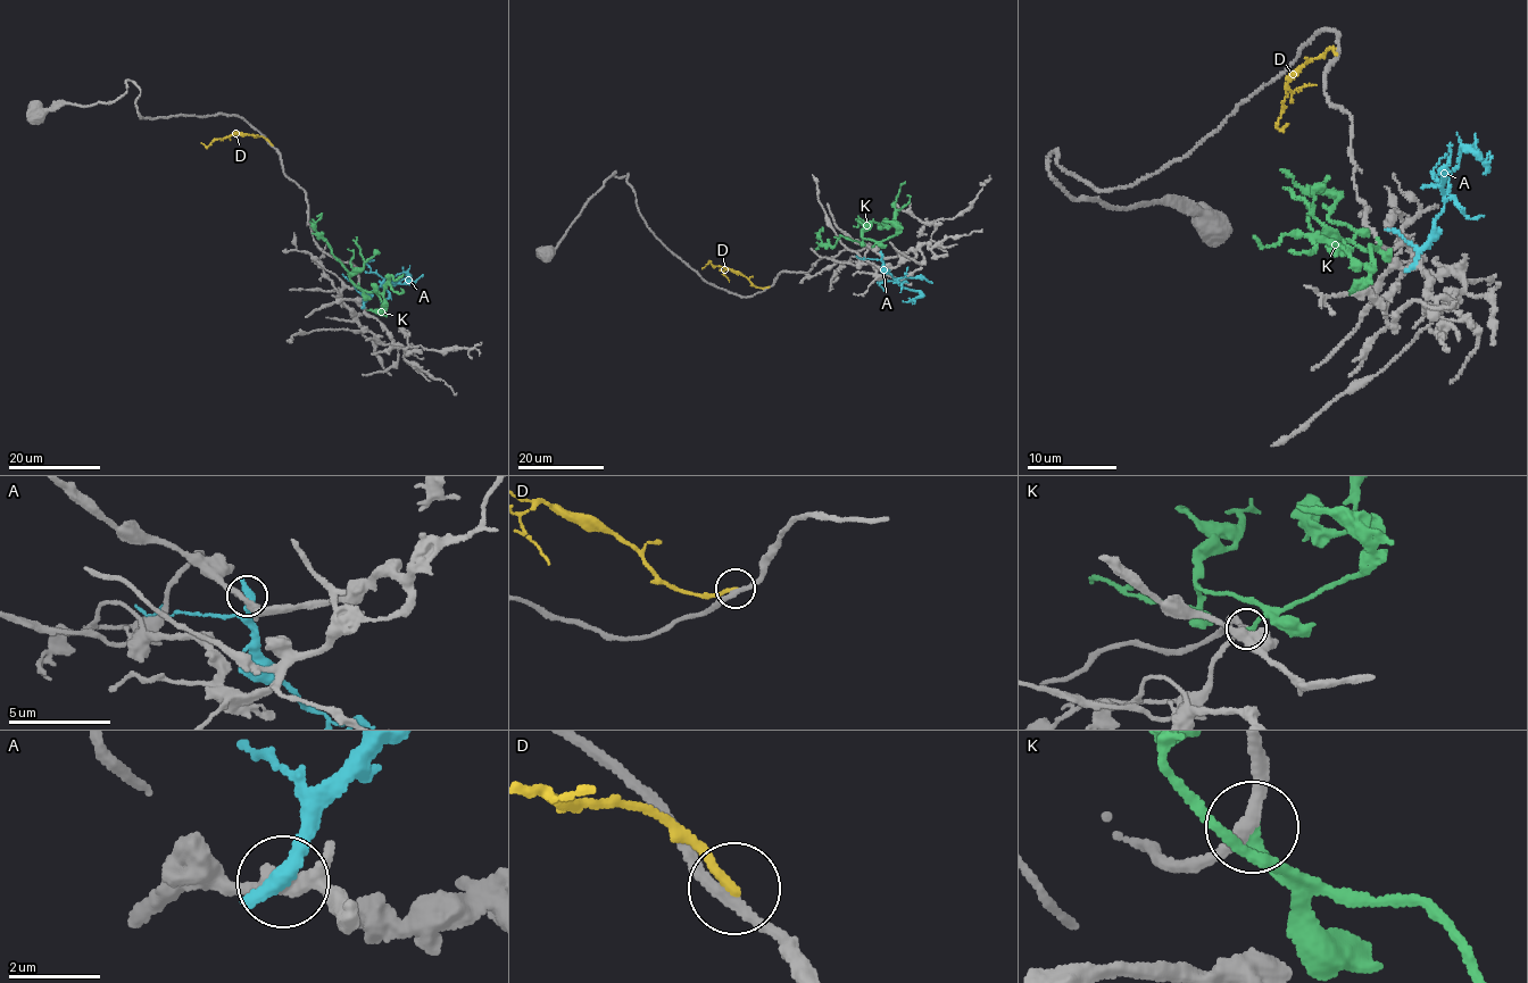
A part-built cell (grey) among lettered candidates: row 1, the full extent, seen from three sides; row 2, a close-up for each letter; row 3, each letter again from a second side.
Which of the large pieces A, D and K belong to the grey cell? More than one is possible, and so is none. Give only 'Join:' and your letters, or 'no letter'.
Join: K

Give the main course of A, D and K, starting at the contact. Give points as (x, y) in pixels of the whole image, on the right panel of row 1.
A: (1412, 266), (1444, 209), (1462, 147), (1489, 168), (1485, 174)
D: (1334, 55), (1329, 48), (1287, 82), (1279, 128), (1288, 123)
K: (1378, 241), (1376, 249), (1353, 243), (1358, 231), (1329, 218), (1338, 199), (1296, 186), (1280, 169)

